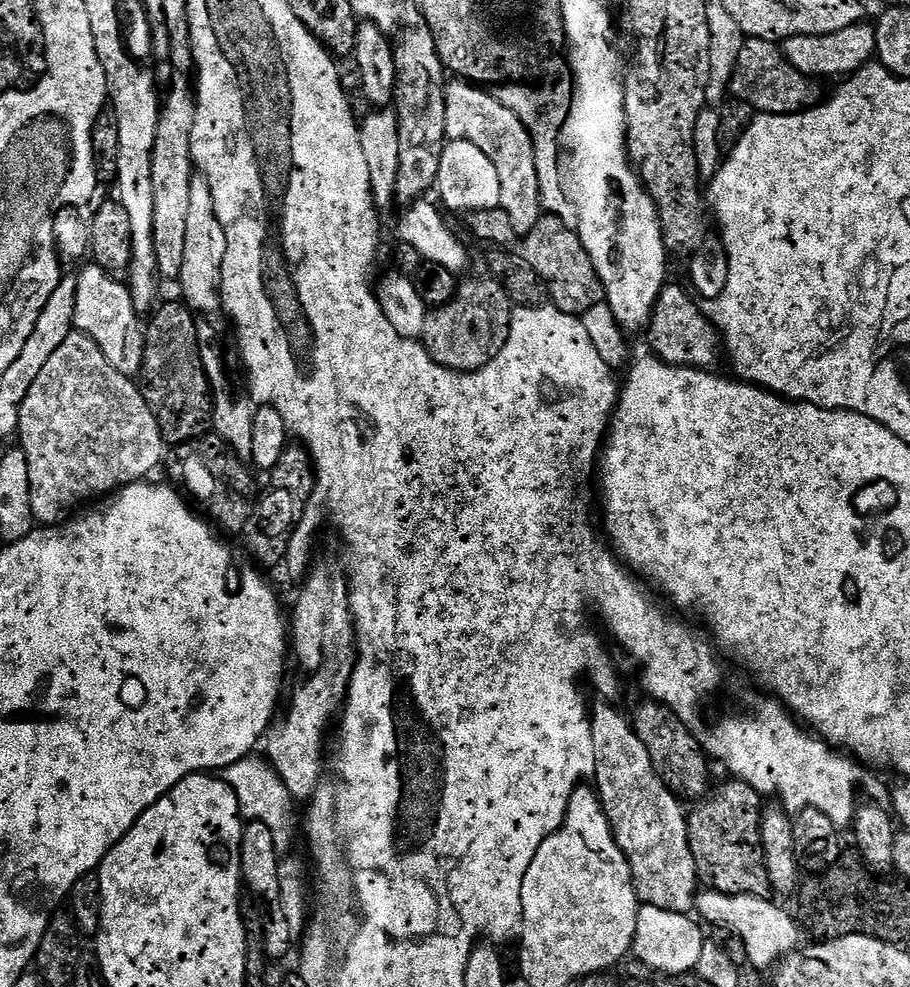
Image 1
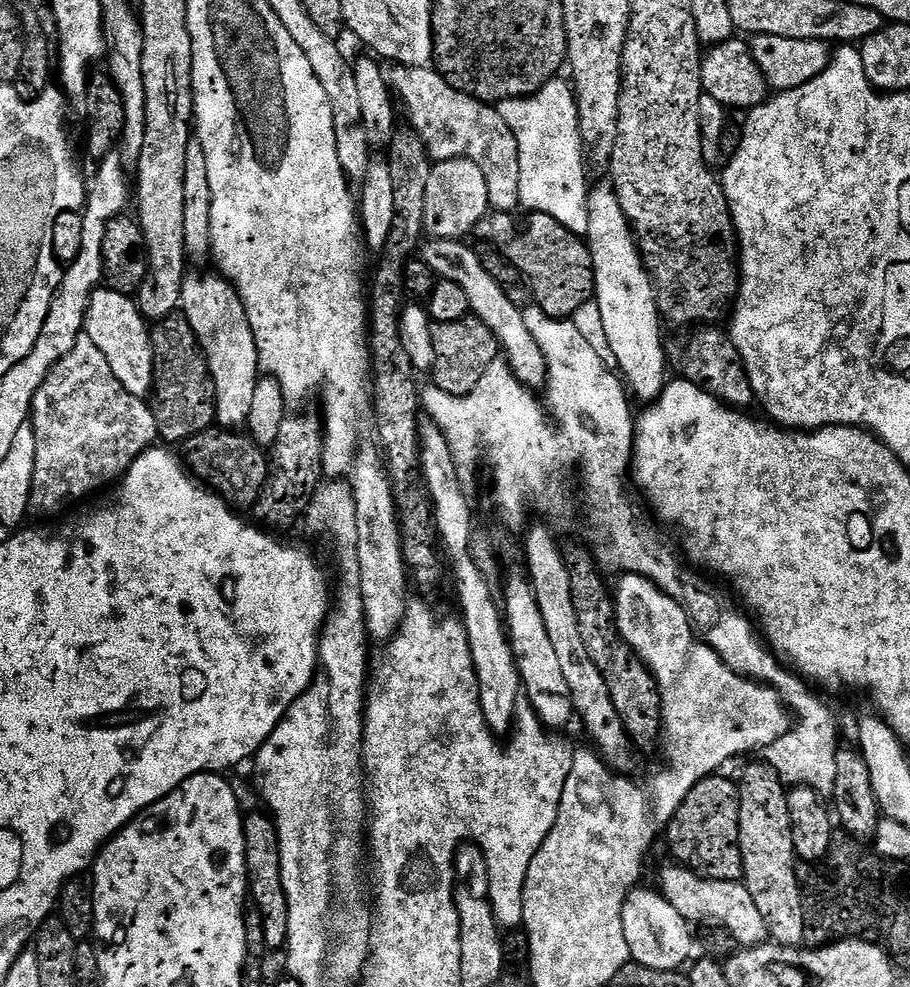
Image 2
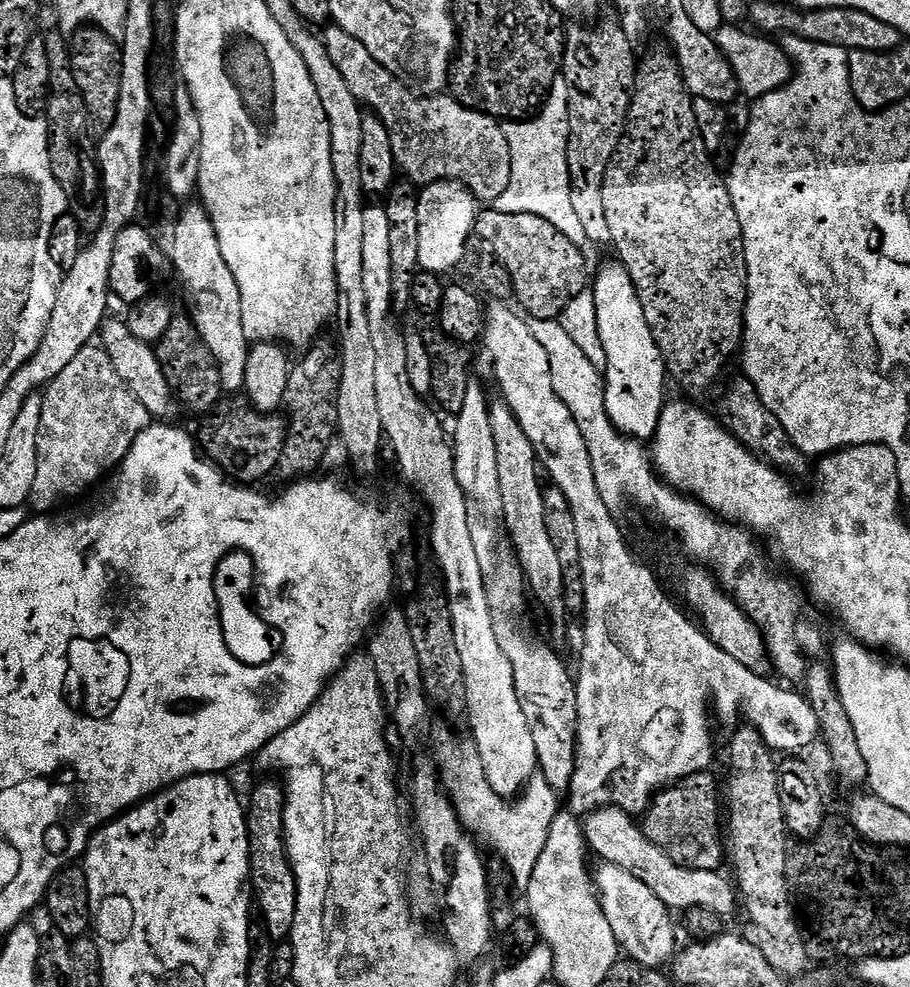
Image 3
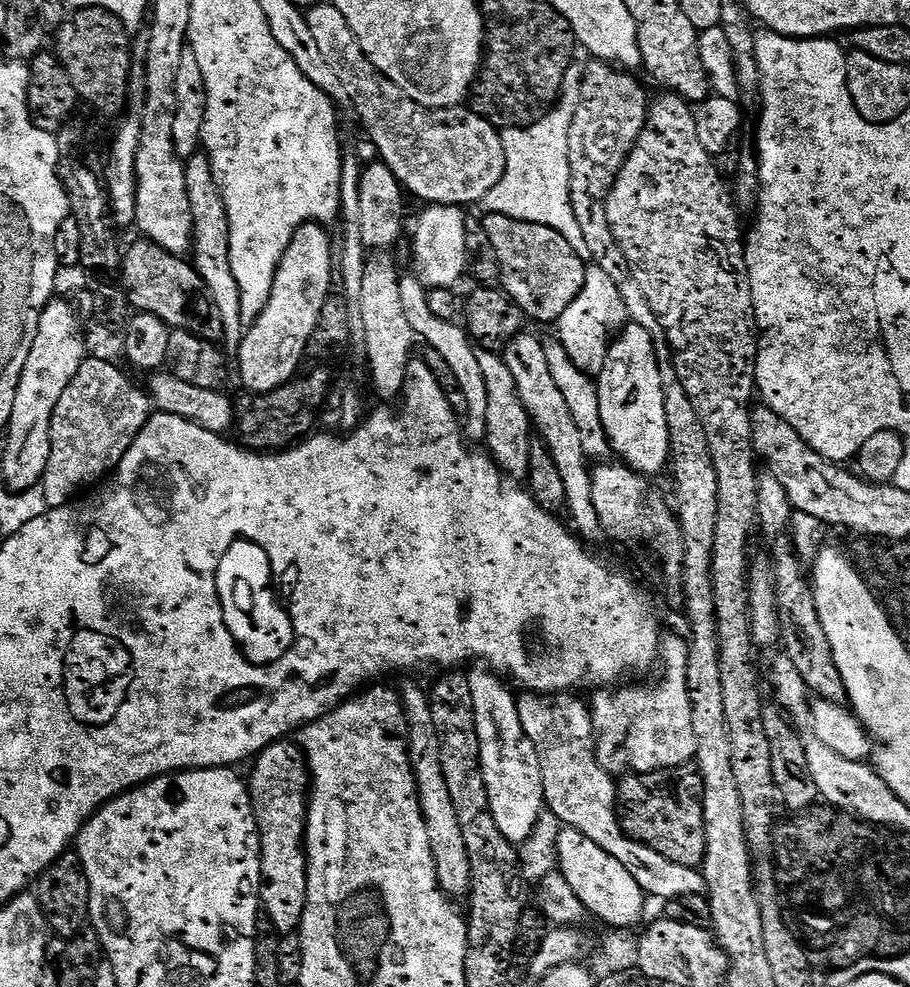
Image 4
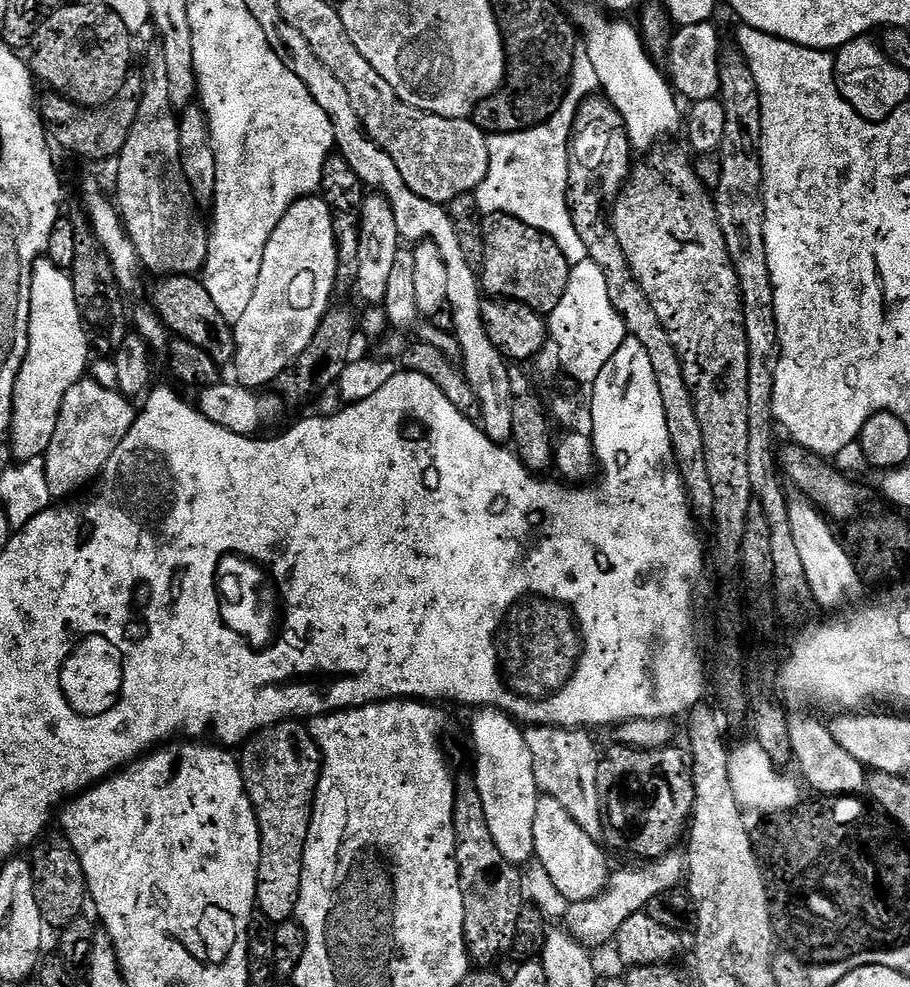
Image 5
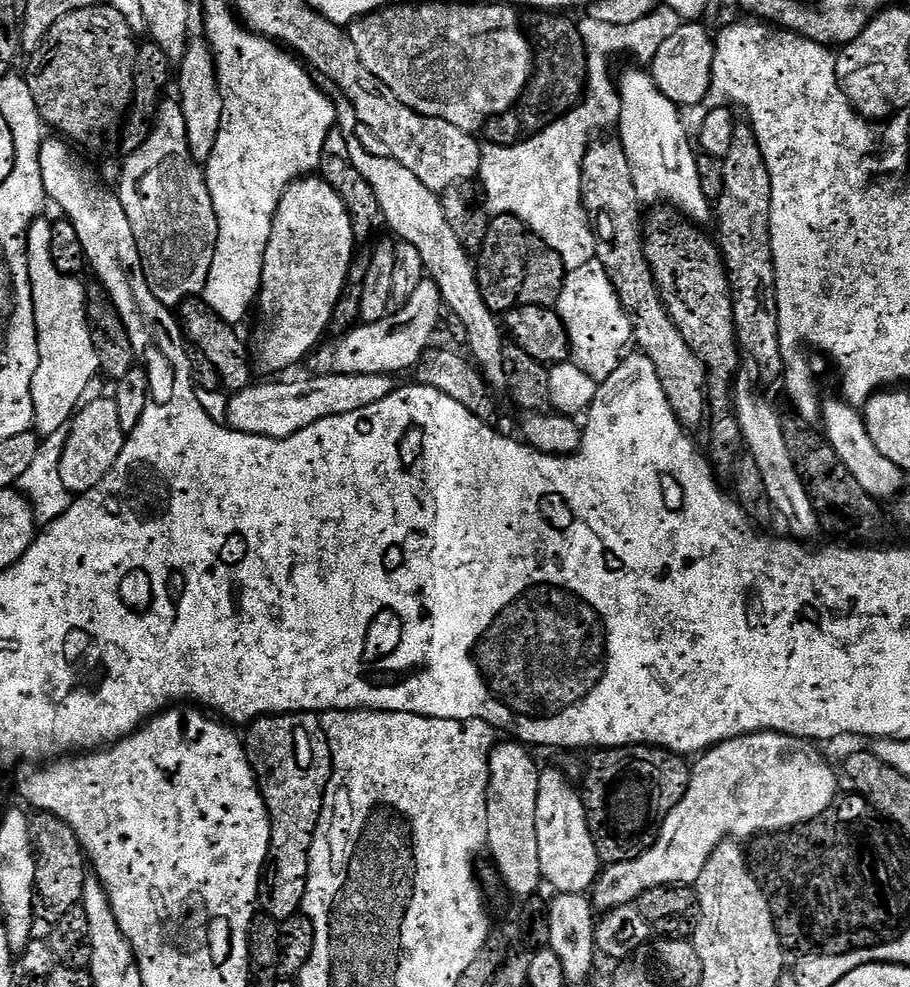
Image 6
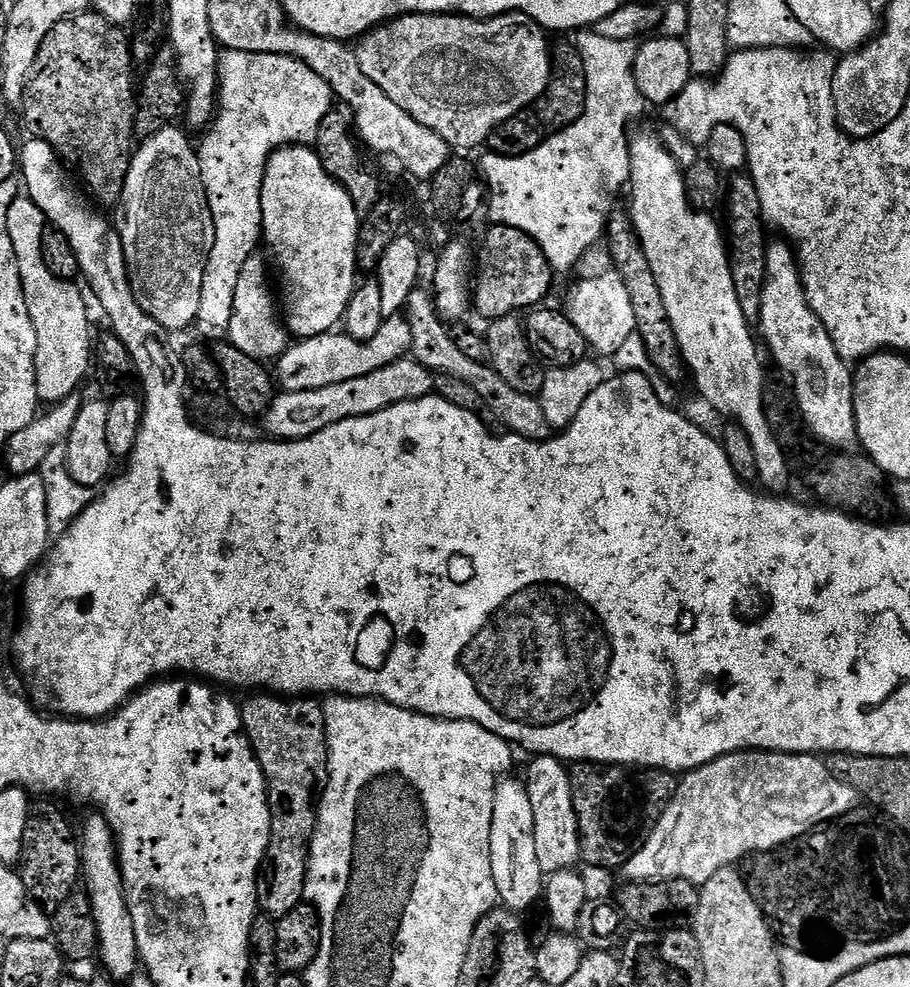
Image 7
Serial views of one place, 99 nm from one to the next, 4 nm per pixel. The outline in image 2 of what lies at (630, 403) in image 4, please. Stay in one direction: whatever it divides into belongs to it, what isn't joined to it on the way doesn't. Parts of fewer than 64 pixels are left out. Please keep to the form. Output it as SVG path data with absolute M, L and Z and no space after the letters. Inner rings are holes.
M593 187L588 194L588 249L592 252L592 265L596 271L596 291L594 301L602 312L603 327L606 330L610 347L617 358L619 375L626 381L631 395L643 402L651 402L659 396L665 386L664 368L666 372L666 344L660 341L660 324L662 317L656 302L656 288L652 285L652 277L644 267L644 257L634 239L632 225L629 224L622 206L618 202L615 191L611 187Z

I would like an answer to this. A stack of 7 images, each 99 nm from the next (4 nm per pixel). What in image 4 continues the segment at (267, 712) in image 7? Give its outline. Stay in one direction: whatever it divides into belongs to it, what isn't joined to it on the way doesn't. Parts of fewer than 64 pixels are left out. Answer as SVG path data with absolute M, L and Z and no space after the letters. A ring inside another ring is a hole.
M285 738L277 740L275 744L268 744L251 761L252 773L246 776L248 786L248 797L252 799L252 813L256 819L256 830L260 833L260 907L263 915L268 915L268 920L277 928L277 933L295 933L302 922L302 914L306 906L306 890L308 889L308 857L306 855L306 845L304 842L304 830L308 819L308 798L310 795L310 777L308 775L308 762L304 758L304 750L299 743Z

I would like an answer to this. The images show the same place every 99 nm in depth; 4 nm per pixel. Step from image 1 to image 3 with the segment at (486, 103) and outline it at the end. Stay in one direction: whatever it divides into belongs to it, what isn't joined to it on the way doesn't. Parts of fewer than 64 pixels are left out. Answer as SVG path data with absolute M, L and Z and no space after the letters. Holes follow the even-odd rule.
M339 26L329 27L328 30L328 33L323 33L322 39L332 60L342 70L354 98L361 105L372 107L369 109L388 127L396 167L403 175L405 172L409 176L405 177L413 185L458 180L471 189L472 195L480 202L495 202L506 194L506 188L510 186L512 159L501 121L485 112L464 107L451 94L417 94L401 77L386 70L382 62L373 58L358 38Z

